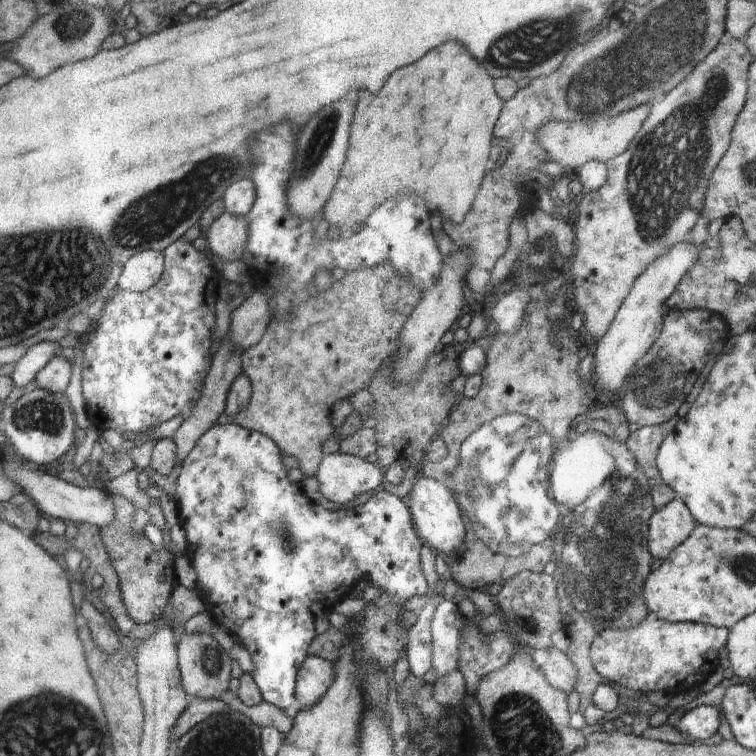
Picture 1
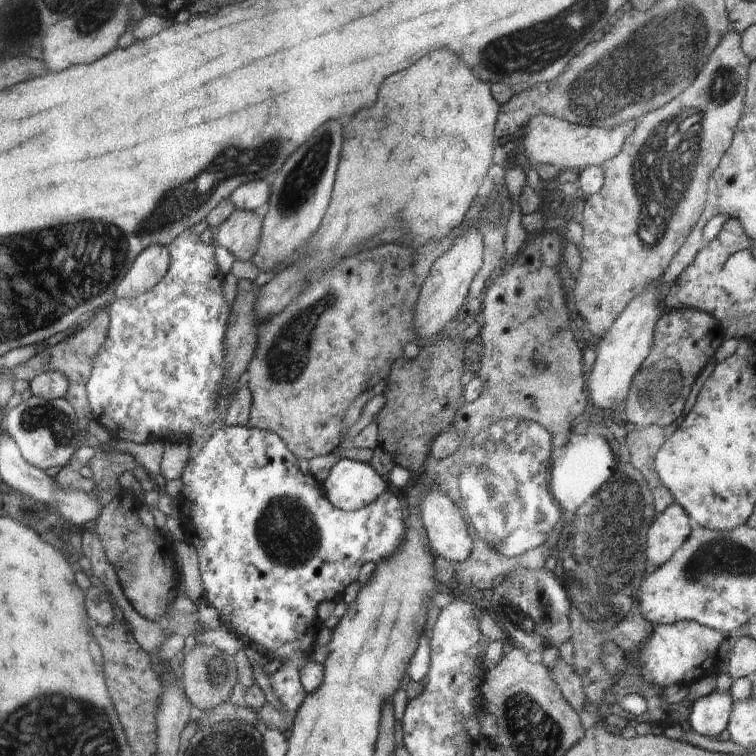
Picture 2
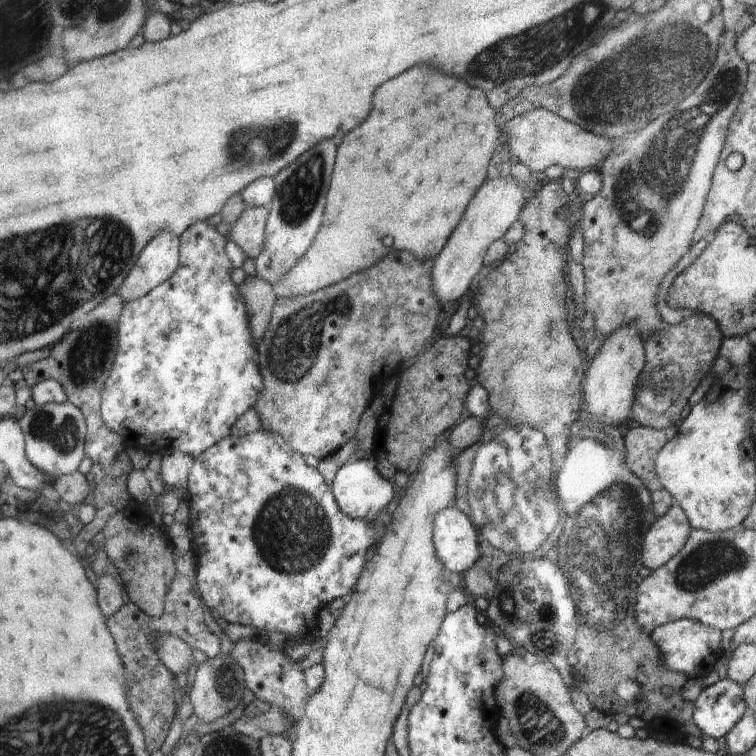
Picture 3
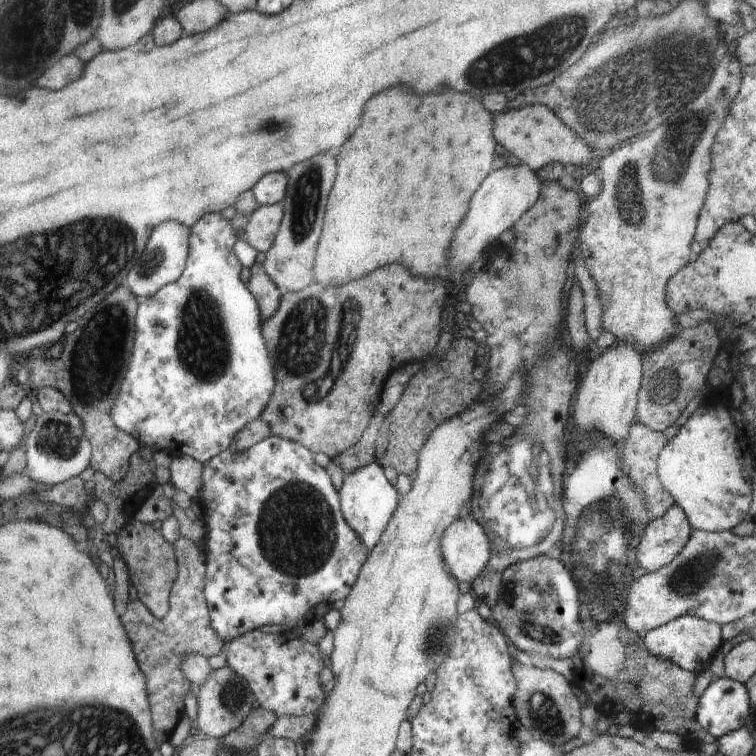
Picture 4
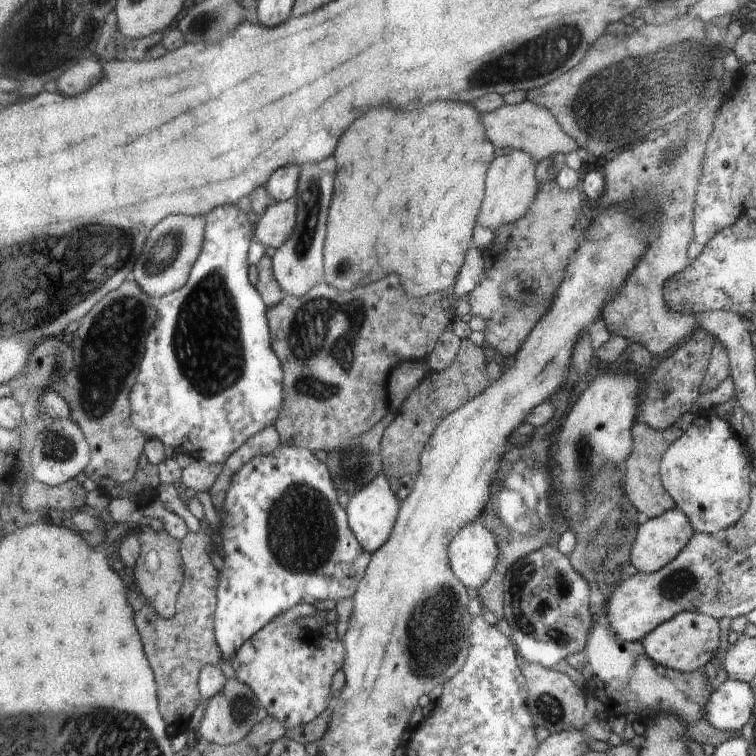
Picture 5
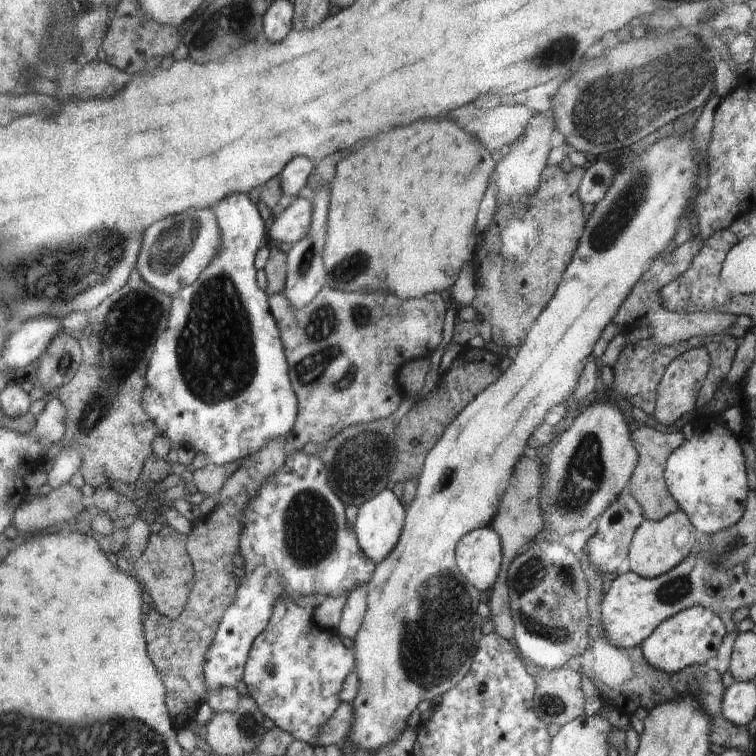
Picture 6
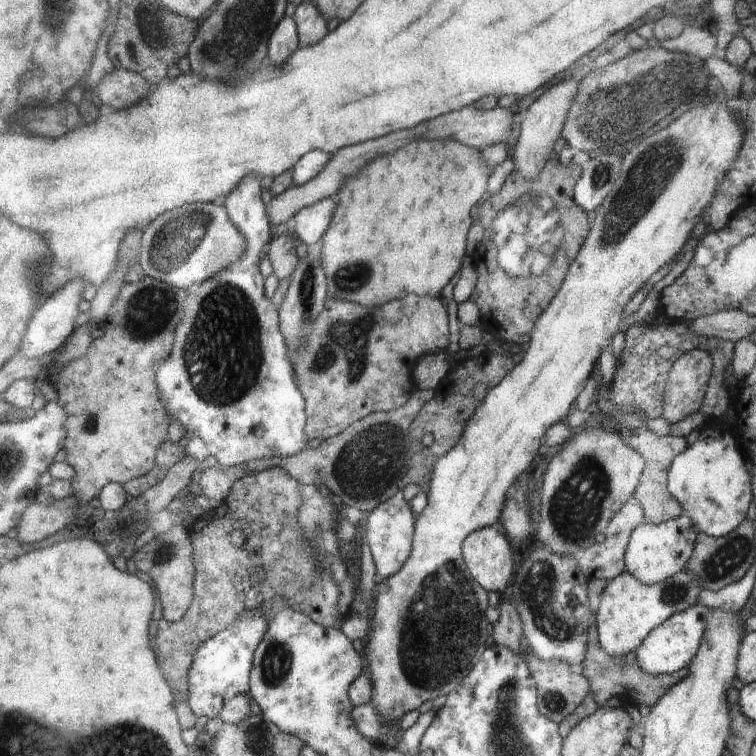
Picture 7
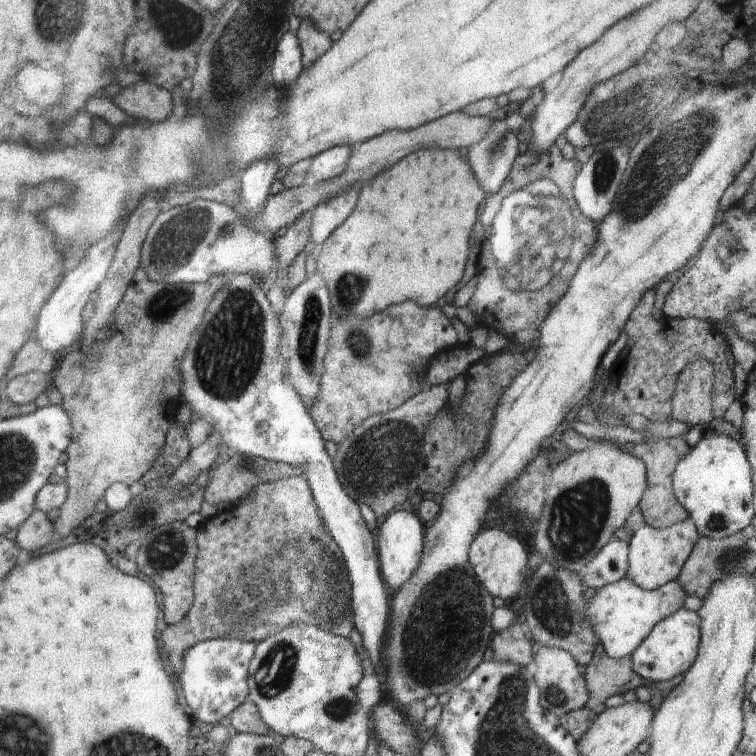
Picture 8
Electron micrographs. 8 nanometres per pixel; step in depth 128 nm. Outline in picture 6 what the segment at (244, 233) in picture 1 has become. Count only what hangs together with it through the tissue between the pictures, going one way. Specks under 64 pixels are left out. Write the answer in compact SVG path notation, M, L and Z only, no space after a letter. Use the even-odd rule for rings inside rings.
M302 197L296 198L290 206L282 209L271 225L270 240L273 244L281 242L294 244L307 237L311 229L312 215L315 213L315 203Z

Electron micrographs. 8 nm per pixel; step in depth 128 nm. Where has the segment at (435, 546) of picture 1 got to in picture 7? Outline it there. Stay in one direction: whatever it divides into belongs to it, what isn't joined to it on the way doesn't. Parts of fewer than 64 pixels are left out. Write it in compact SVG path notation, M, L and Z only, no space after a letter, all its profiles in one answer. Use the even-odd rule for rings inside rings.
M484 527L463 542L463 559L472 578L488 592L504 594L514 572L514 554L498 527Z

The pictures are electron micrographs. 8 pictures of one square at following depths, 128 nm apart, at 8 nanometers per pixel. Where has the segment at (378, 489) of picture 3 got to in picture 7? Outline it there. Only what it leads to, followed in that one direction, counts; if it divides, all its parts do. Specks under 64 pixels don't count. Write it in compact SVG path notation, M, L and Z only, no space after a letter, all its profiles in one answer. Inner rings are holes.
M400 489L392 498L379 504L368 516L366 538L373 556L379 580L390 578L406 565L408 557L414 548L415 513L411 511L408 502L402 498Z

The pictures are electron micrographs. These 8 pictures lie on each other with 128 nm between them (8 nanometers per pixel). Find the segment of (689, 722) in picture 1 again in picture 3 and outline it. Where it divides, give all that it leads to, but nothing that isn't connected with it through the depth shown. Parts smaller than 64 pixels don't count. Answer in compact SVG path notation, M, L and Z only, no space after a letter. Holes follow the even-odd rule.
M727 678L702 690L694 702L694 725L706 738L722 738L744 717L744 685Z

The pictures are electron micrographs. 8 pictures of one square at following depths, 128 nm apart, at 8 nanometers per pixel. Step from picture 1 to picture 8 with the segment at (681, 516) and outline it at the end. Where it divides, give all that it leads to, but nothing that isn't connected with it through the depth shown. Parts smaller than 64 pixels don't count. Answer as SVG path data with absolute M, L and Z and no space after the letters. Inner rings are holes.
M690 518L665 529L642 525L628 537L627 577L636 583L636 586L647 591L658 589L667 582L676 580L698 544L698 535L698 528Z

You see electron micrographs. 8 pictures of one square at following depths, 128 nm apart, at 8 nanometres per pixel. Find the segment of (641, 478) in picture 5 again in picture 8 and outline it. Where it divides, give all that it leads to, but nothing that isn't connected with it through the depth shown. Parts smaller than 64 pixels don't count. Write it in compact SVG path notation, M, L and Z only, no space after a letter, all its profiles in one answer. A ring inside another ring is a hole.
M668 437L660 441L640 441L626 446L630 454L638 457L647 467L647 490L639 502L640 510L645 518L645 524L656 529L665 529L669 526L688 520L690 515L687 509L678 501L674 493L674 472L676 465L691 451L690 445L684 438Z

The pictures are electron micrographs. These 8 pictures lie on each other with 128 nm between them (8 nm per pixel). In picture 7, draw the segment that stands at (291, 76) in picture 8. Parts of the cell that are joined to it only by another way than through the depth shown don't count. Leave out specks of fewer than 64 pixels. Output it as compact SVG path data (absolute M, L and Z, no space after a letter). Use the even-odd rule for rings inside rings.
M285 16L282 22L272 33L270 54L270 64L272 66L282 66L292 52L298 48L298 26L292 17Z

